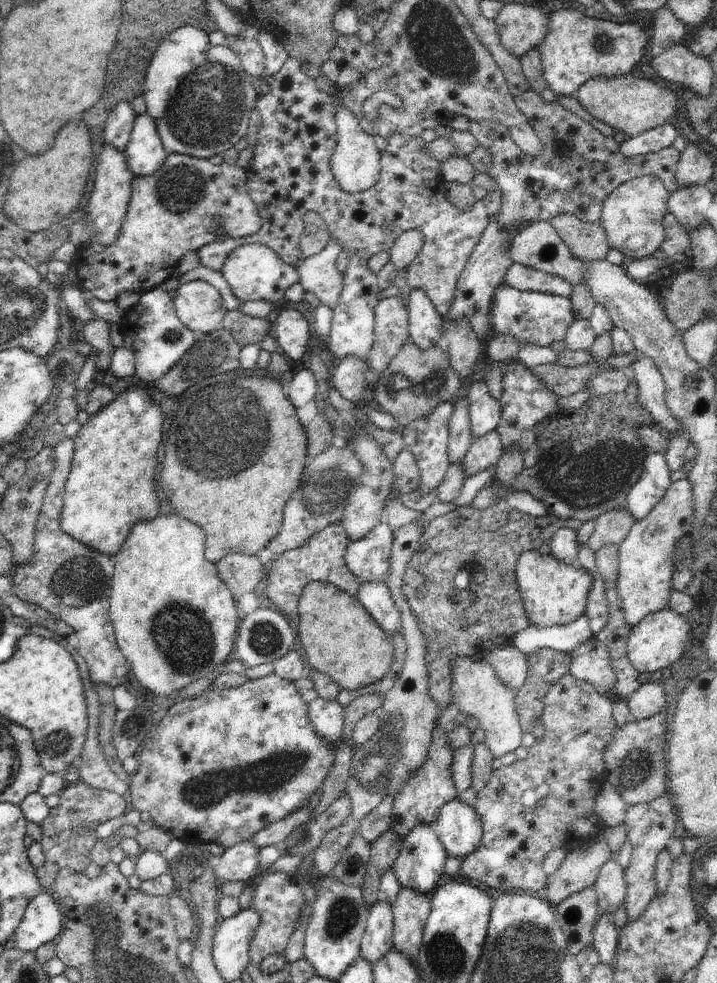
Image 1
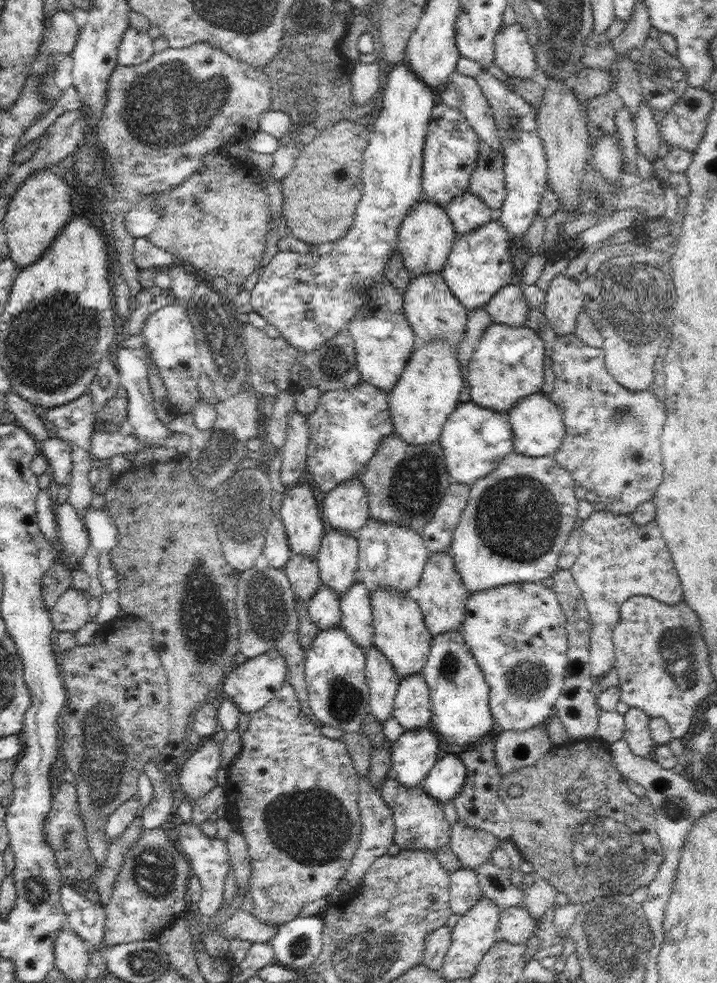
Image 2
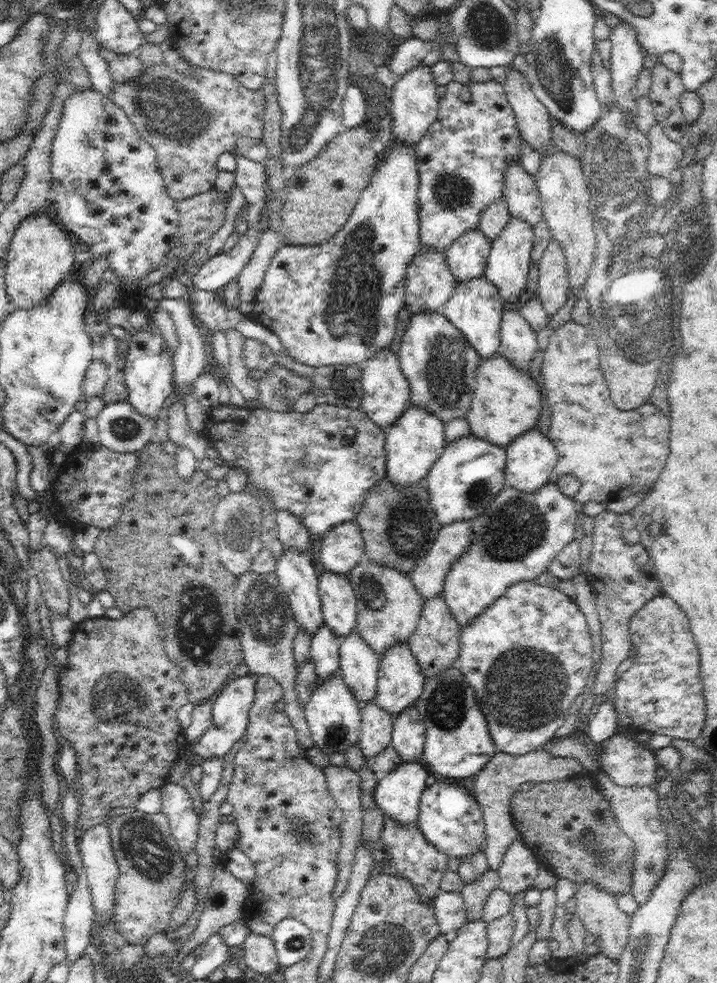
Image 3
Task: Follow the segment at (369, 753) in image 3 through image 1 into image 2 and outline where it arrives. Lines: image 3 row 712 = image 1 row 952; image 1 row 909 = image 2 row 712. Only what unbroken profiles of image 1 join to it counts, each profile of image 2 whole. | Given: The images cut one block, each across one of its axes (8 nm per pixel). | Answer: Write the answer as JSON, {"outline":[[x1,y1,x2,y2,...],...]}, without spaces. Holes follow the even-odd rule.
{"outline":[[374,645,365,652,365,677,370,688,370,712,384,724,393,716,394,699,399,688,400,677,386,655]]}

